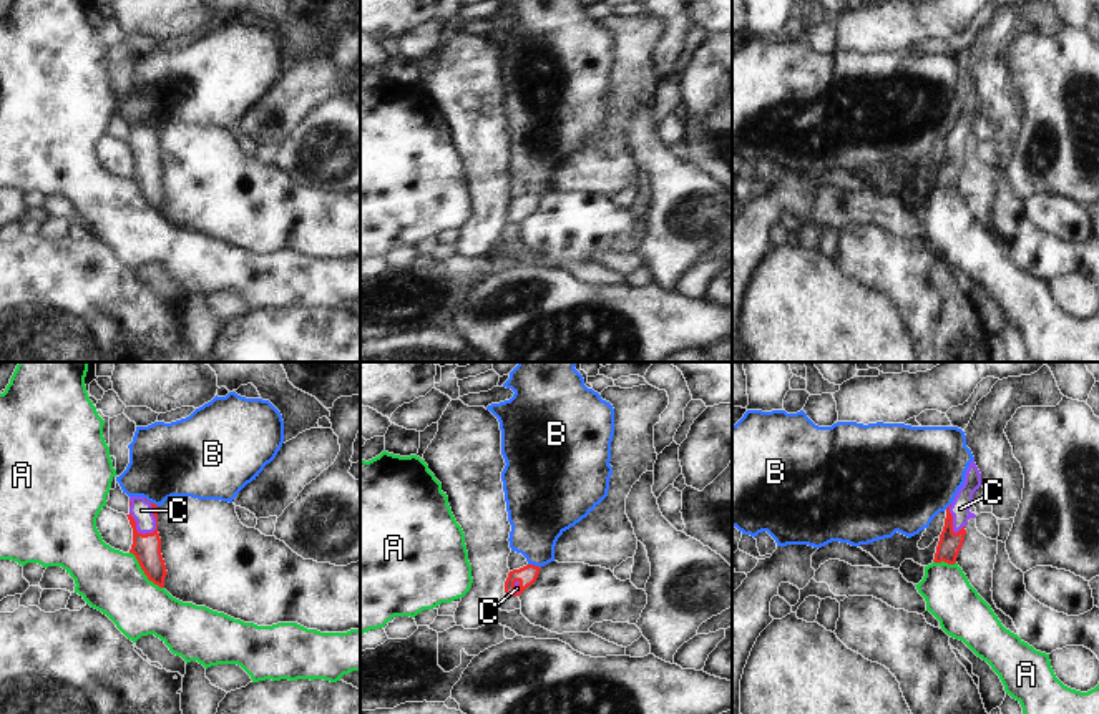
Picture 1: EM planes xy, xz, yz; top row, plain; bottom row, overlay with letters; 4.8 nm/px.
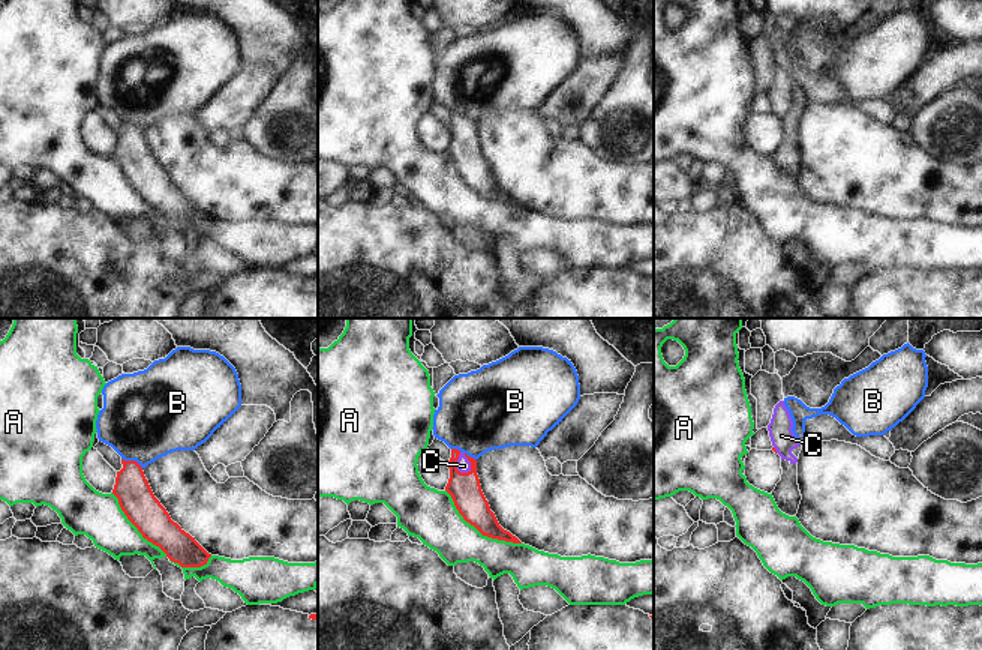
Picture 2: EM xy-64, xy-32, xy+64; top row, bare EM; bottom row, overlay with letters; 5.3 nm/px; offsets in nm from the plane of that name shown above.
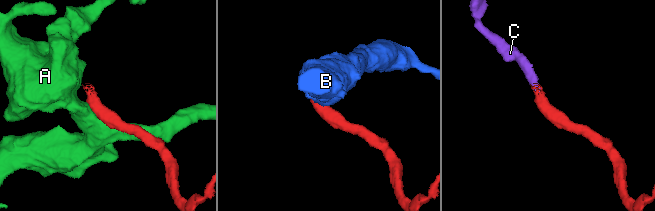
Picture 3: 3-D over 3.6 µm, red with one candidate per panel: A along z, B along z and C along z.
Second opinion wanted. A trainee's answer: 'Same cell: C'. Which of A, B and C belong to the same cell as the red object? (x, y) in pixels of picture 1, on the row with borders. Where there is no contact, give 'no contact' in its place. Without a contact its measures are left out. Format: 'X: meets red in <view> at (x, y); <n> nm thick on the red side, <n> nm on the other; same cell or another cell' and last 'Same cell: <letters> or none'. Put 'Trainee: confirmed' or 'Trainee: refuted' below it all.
A: meets red in xy at (145, 573); 140 nm thick on the red side, 300 nm on the other; another cell
B: meets red in xy at (150, 502); 140 nm thick on the red side, 360 nm on the other; another cell
C: meets red in xy at (155, 517); 140 nm thick on the red side, 110 nm on the other; same cell
Same cell: C
Trainee: confirmed

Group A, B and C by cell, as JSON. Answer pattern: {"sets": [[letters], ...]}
{"sets": [["A"], ["B"], ["C"]]}

